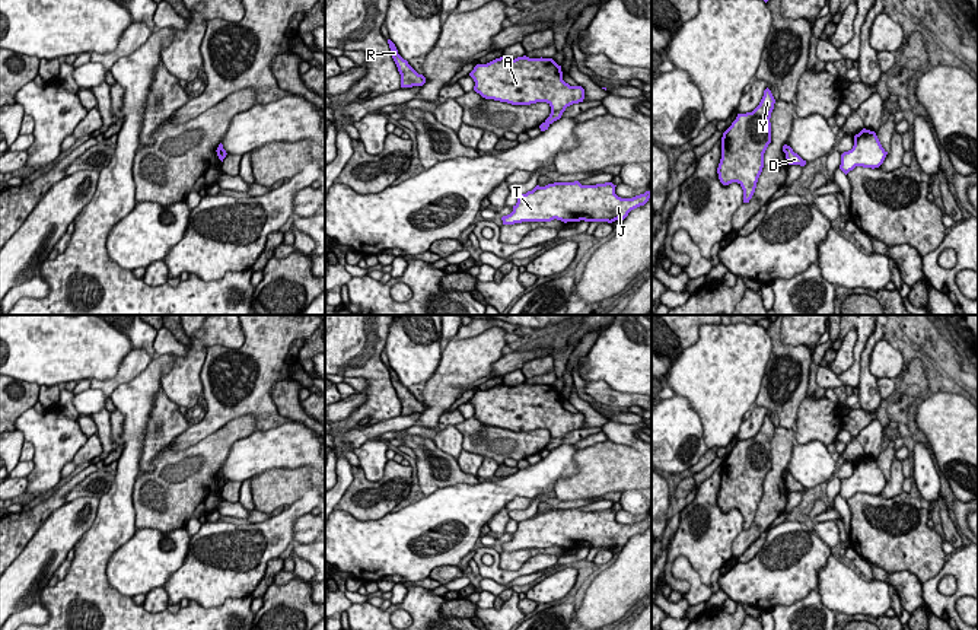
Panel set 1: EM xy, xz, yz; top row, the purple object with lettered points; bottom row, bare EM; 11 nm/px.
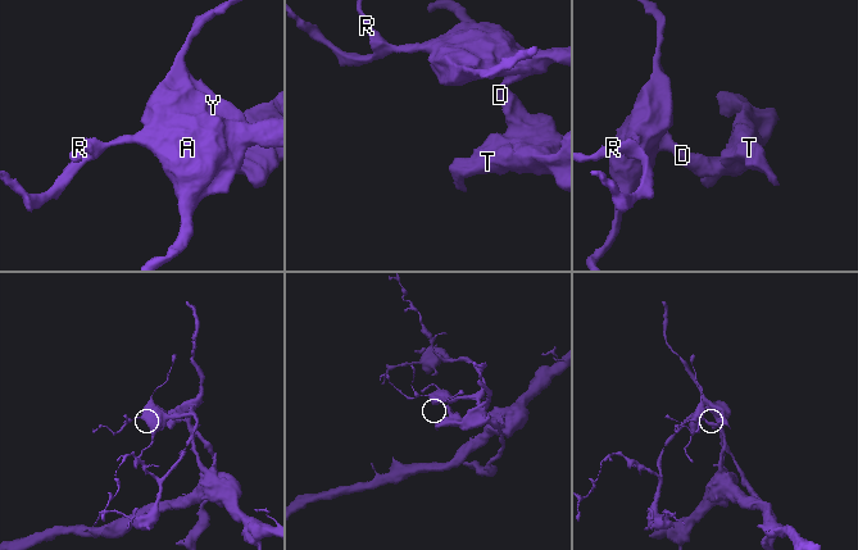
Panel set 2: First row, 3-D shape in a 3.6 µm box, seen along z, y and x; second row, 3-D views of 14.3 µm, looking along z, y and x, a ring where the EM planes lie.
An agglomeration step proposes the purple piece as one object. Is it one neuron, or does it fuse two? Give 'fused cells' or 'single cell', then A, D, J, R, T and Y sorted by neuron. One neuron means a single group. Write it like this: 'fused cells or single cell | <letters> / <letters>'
fused cells | A R Y / D J T

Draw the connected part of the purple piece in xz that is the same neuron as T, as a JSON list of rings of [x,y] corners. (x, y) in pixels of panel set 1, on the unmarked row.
[[[554,509],[536,512],[532,518],[520,521],[513,538],[503,542],[503,551],[522,548],[608,548],[625,545],[628,540],[644,532],[652,524],[652,516],[633,525],[615,521],[612,509],[582,512],[574,509]]]

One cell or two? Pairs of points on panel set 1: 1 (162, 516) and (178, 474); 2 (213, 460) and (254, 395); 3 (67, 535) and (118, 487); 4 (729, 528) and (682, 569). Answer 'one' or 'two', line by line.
1: one
2: two
3: two
4: two

